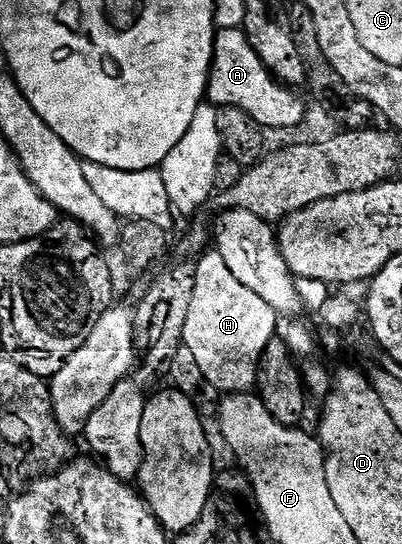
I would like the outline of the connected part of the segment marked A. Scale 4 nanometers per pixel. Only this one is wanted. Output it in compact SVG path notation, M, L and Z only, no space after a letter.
M220 28L215 33L215 49L211 59L211 76L207 79L206 99L210 103L221 108L240 108L249 114L249 118L256 120L260 128L295 128L304 123L304 116L307 114L309 104L298 96L299 92L294 87L280 84L274 76L268 72L266 66L257 56L257 50L249 42L246 32L242 28Z

